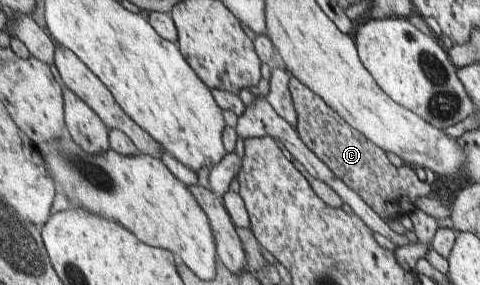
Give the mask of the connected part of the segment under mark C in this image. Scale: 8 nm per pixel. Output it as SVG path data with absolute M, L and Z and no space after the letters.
M292 76L290 90L298 113L298 124L295 128L304 144L385 221L397 219L401 215L409 217L418 208L420 199L432 195L433 183L422 180L413 165L403 163L401 167L395 167L391 159L387 160L387 153L381 146L349 125L337 110L308 85L299 81L299 78Z

